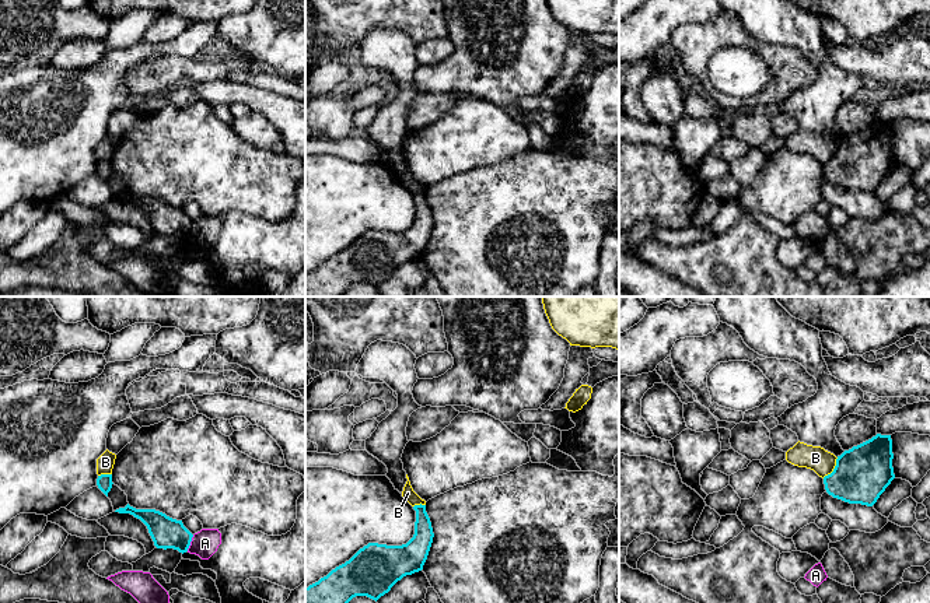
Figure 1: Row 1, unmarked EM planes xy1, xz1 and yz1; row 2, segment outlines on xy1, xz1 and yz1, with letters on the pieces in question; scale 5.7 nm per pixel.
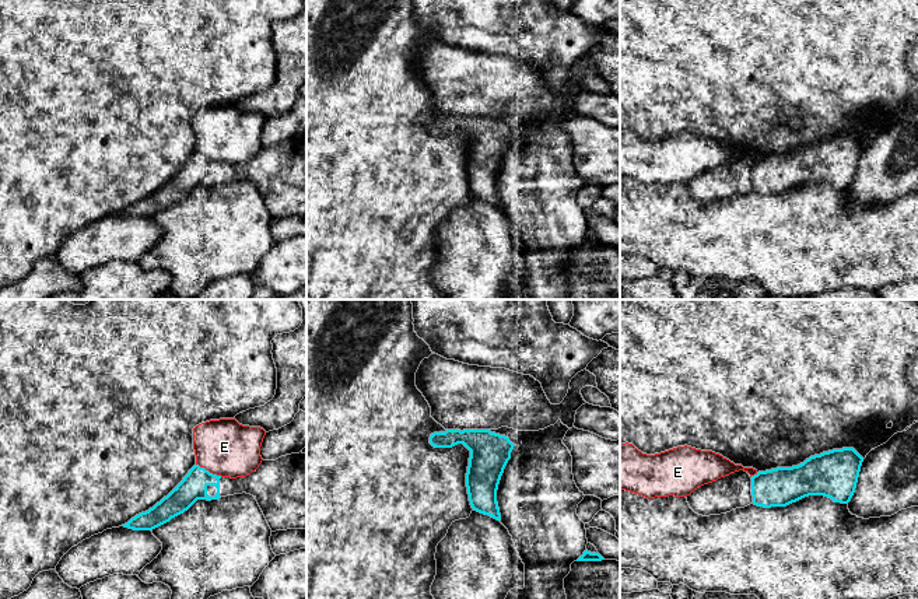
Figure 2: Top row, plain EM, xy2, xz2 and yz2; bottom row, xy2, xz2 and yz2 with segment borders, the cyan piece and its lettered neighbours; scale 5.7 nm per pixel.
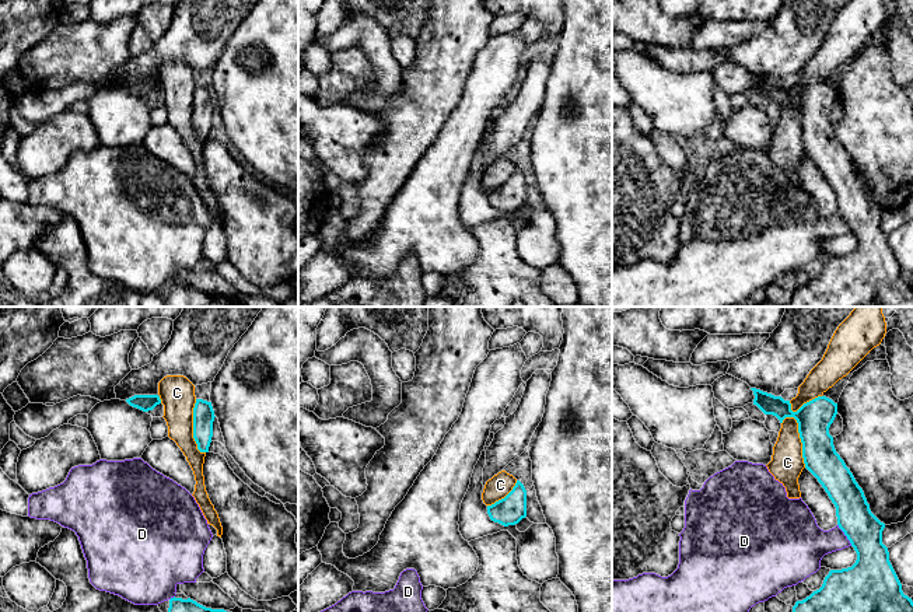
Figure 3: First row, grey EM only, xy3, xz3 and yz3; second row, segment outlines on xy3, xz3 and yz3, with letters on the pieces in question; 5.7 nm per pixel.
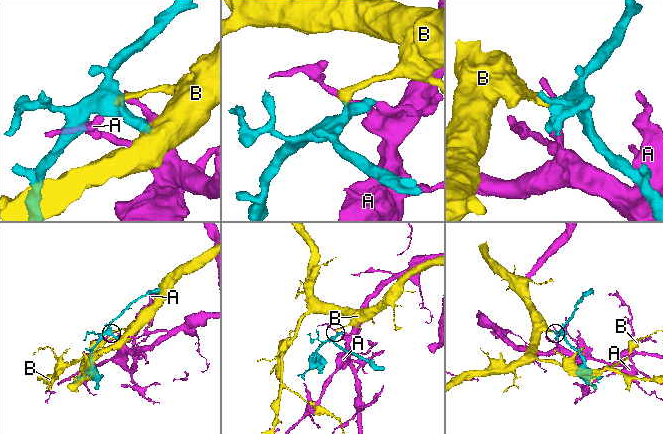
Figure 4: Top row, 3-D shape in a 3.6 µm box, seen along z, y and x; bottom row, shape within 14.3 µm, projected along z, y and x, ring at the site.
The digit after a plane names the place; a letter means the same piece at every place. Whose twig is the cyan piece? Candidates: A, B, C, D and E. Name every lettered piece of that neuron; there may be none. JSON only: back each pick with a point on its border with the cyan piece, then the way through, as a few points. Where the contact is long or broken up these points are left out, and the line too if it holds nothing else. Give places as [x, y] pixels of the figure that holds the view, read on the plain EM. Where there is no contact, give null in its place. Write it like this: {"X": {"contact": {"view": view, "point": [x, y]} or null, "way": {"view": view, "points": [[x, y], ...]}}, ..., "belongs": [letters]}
{"belongs": []}

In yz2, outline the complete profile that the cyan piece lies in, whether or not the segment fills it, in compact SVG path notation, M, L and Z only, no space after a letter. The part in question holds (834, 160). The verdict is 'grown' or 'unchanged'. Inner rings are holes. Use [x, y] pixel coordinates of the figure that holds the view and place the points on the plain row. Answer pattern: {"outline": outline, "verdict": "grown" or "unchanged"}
{"outline": "M854 134L810 143L792 154L758 158L751 164L753 190L786 193L809 182L848 190L855 179L863 144Z", "verdict": "unchanged"}

